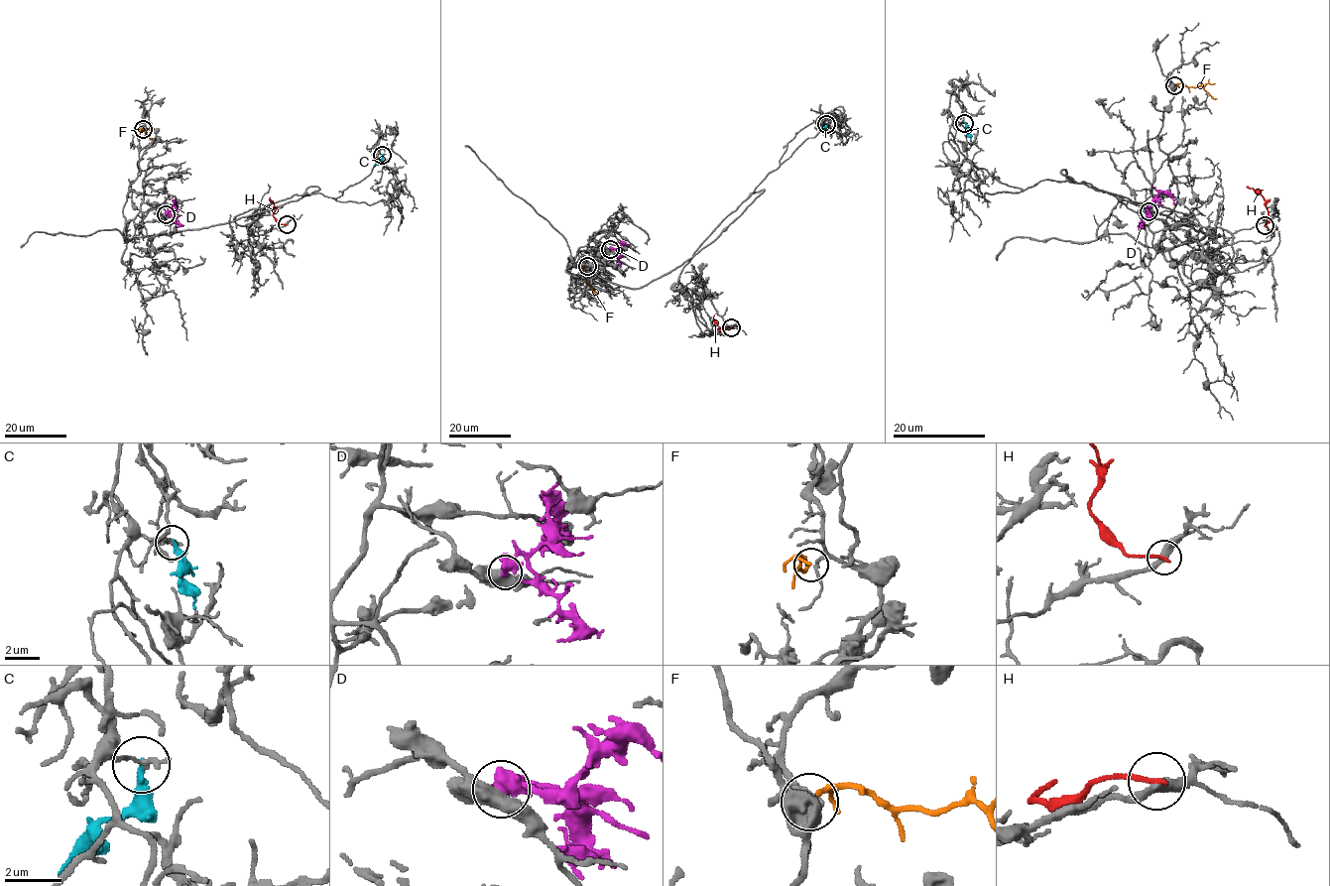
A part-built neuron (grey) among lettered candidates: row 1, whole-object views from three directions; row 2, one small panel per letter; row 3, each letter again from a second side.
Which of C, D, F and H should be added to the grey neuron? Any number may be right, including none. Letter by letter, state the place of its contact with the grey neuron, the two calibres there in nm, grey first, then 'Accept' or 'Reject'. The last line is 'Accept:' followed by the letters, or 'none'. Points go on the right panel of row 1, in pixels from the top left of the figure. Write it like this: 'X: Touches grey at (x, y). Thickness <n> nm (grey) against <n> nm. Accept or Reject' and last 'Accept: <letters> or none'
C: Touches grey at (964, 123). Thickness 220 nm (grey) against 240 nm. Reject
D: Touches grey at (1148, 211). Thickness 480 nm (grey) against 700 nm. Reject
F: Touches grey at (1174, 85). Thickness 180 nm (grey) against 160 nm. Accept
H: Touches grey at (1265, 225). Thickness 360 nm (grey) against 200 nm. Reject
Accept: F

